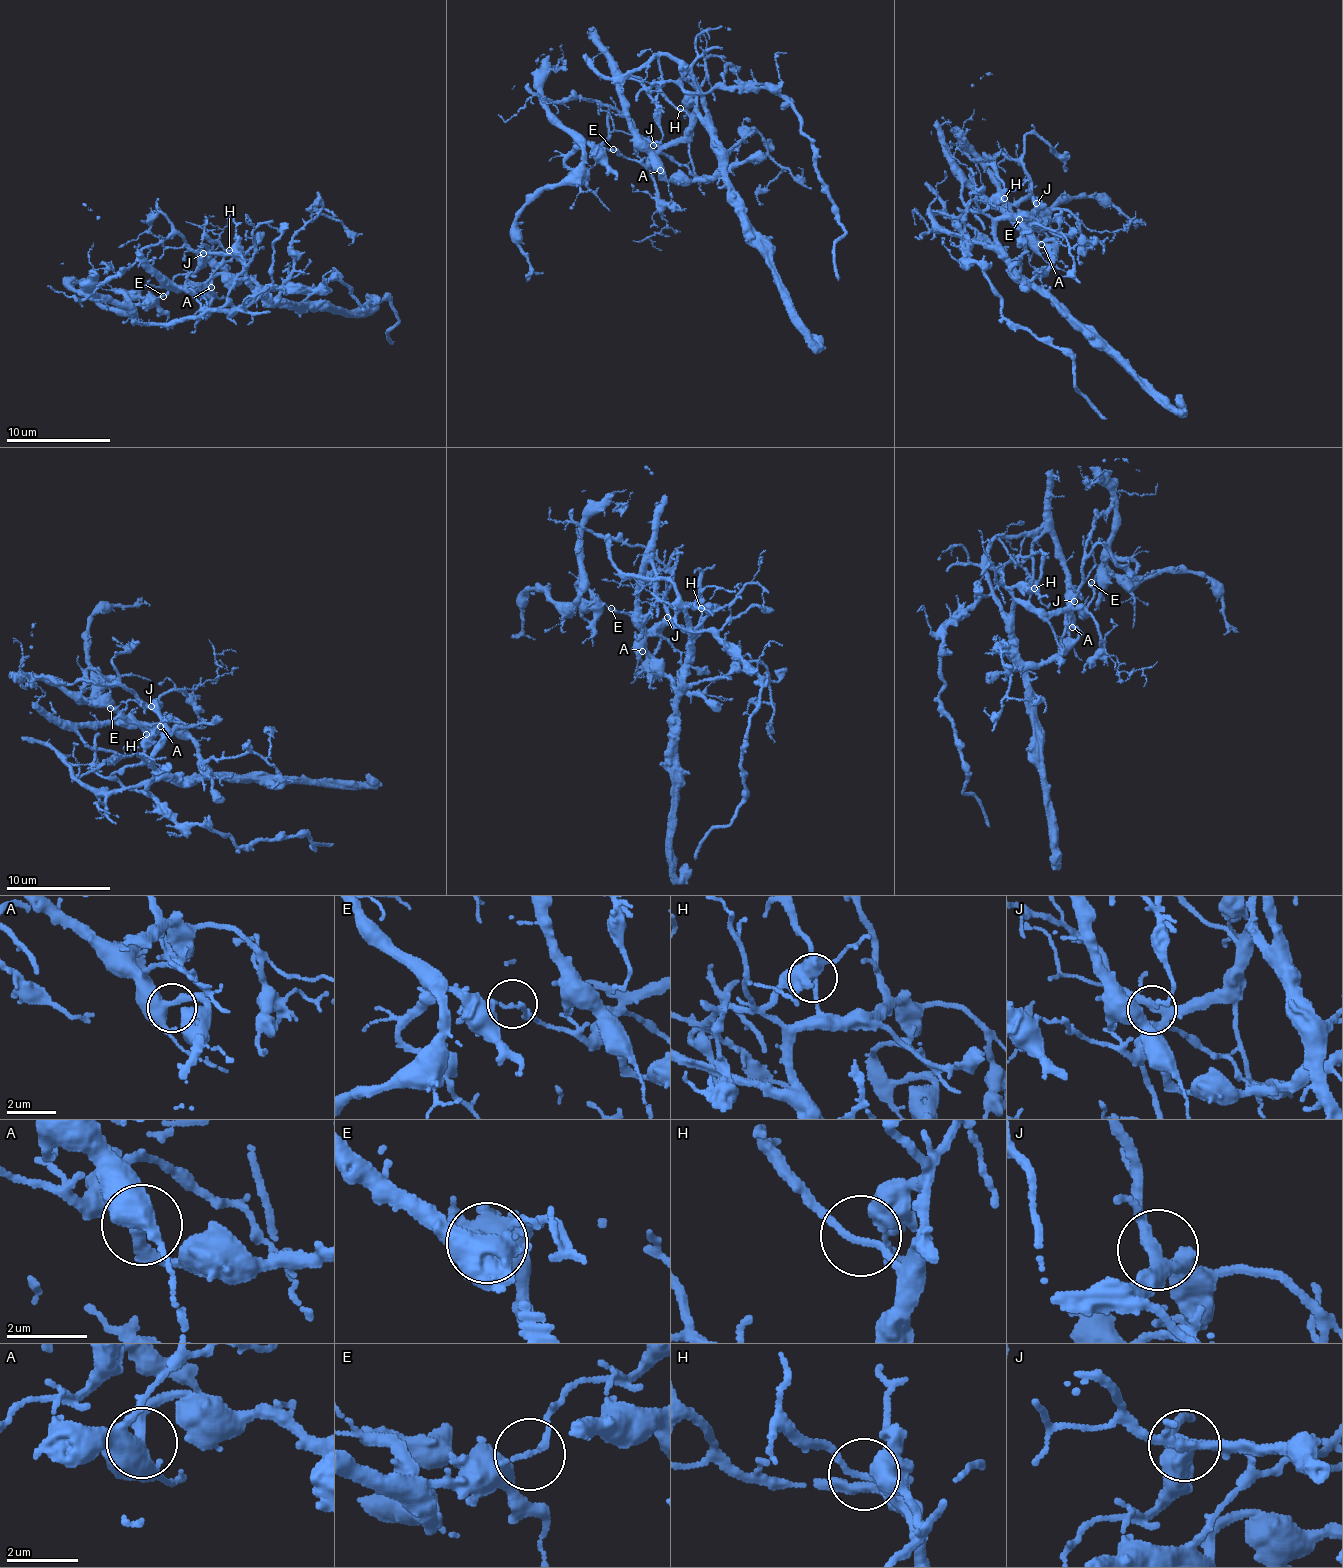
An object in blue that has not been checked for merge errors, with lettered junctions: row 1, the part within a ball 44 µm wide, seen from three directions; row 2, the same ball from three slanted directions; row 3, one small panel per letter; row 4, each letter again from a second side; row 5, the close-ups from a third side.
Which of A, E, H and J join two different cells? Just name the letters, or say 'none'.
E

